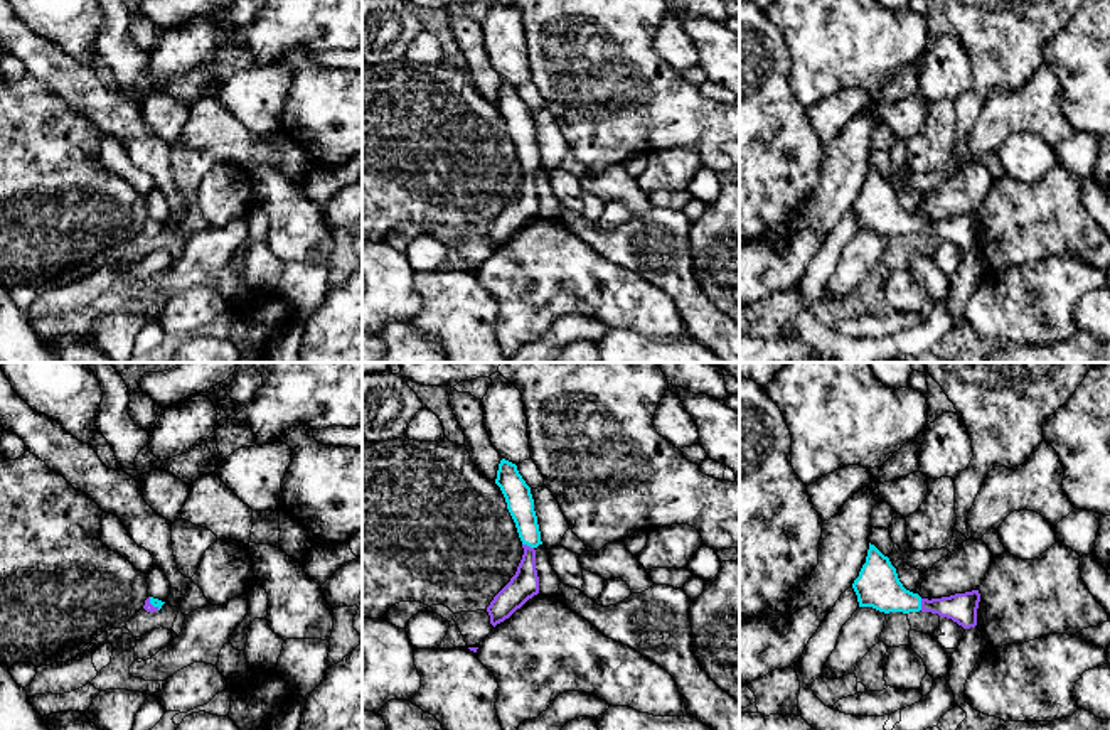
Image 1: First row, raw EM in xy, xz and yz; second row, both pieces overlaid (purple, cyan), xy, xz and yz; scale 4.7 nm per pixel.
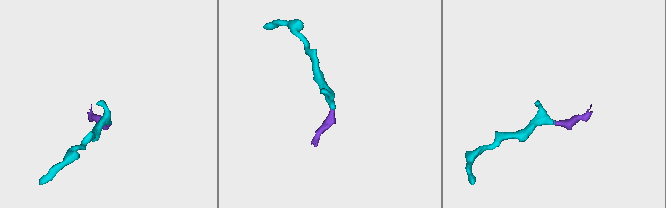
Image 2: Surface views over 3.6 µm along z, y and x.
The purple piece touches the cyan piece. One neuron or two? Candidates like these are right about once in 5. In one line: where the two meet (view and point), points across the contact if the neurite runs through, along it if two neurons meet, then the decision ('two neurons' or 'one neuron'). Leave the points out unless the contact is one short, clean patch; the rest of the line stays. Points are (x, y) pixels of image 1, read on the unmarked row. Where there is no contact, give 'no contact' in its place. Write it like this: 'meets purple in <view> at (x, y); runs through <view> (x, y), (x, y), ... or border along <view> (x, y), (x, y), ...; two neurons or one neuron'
meets purple in xz at (526, 167); runs through xz (524, 206), (528, 187), (526, 167), (526, 142), (517, 117); one neuron

